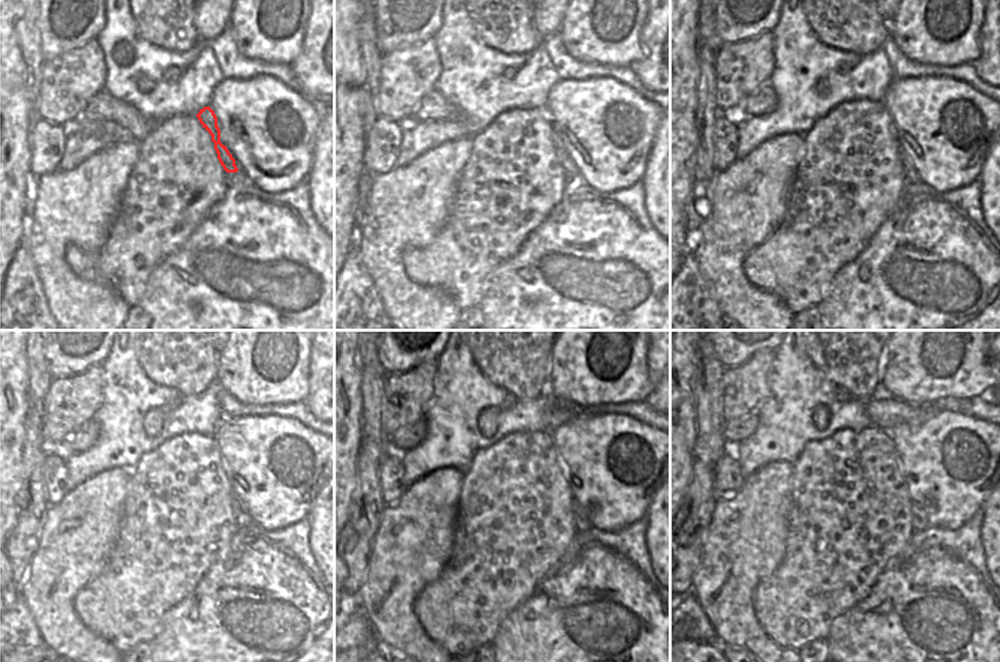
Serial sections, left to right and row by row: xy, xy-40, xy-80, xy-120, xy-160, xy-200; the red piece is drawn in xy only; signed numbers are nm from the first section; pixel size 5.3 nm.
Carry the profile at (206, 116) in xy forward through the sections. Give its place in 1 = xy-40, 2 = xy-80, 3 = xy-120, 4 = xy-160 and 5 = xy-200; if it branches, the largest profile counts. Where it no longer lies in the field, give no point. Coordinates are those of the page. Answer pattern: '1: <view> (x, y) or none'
1: xy-40 (567, 165)
2: xy-80 (910, 177)
3: xy-120 (242, 518)
4: xy-160 (580, 520)
5: xy-200 (918, 520)

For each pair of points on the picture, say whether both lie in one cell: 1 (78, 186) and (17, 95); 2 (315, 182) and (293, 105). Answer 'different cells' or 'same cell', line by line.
1: different cells
2: different cells

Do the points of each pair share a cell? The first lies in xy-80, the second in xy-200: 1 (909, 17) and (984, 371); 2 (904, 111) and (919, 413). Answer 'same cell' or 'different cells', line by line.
1: same cell
2: different cells

